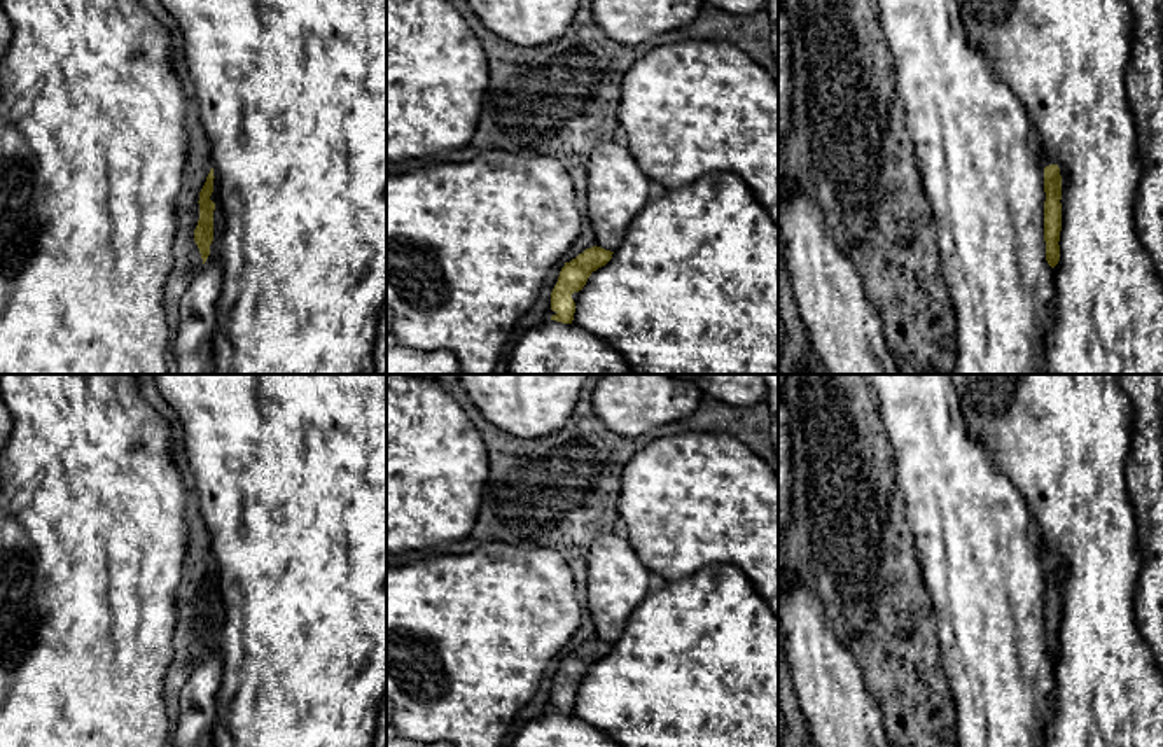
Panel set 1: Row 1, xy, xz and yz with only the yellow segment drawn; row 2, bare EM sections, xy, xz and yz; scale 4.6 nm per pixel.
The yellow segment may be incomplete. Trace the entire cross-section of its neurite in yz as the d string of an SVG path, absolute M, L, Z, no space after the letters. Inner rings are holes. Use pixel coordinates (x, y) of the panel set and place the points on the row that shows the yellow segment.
M1058 164L1044 168L1044 241L1046 261L1055 268L1060 261L1060 231L1062 231L1062 175Z

